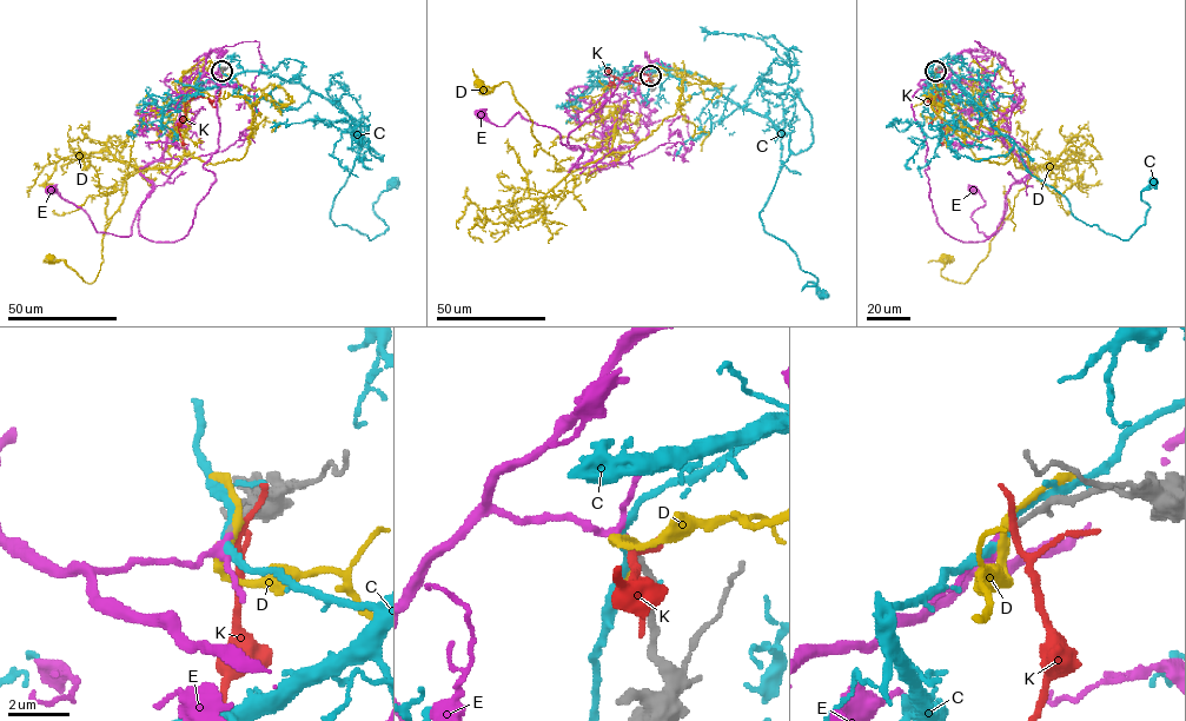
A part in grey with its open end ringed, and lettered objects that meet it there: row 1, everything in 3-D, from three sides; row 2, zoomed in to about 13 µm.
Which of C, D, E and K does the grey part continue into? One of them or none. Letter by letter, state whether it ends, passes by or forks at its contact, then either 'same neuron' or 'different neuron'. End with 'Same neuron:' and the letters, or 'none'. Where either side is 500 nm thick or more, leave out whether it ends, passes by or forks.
C: it passes by | different neuron
D: it passes by | different neuron
E: it passes by | same neuron
K: it passes by | different neuron
Same neuron: E

